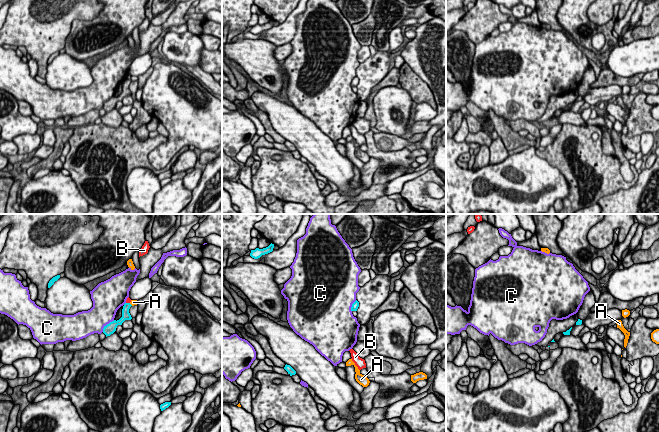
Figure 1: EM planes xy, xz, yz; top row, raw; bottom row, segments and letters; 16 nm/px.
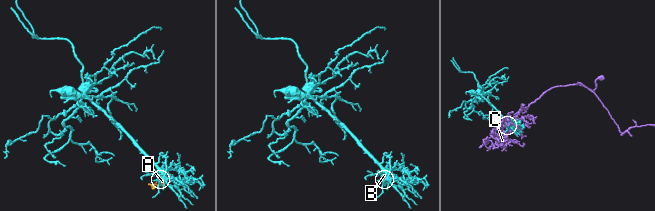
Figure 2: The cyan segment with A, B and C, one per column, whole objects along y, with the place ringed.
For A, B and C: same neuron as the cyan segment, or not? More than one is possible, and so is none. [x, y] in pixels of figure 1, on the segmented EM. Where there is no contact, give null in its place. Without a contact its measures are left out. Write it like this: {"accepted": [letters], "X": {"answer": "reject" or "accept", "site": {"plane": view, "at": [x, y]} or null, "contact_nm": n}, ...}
{"accepted": [], "A": {"answer": "reject", "site": {"plane": "xy", "at": [130, 304]}, "contact_nm": 70}, "B": {"answer": "reject", "site": {"plane": "xy", "at": [128, 303]}, "contact_nm": 70}, "C": {"answer": "reject", "site": {"plane": "xy", "at": [107, 324]}, "contact_nm": 280}}

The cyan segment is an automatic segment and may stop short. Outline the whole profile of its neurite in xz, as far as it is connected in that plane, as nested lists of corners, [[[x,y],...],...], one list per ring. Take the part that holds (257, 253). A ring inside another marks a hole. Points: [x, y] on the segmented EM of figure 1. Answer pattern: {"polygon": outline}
{"polygon": [[[270,244],[268,247],[259,249],[256,248],[255,250],[251,250],[250,256],[254,259],[260,258],[262,255],[268,254],[273,251],[274,244]]]}

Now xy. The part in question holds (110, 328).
{"polygon": [[[125,303],[122,309],[122,317],[119,320],[114,320],[112,322],[110,322],[109,324],[107,324],[106,326],[104,326],[103,328],[103,333],[107,336],[110,336],[111,334],[113,334],[116,331],[116,328],[118,325],[122,325],[122,323],[125,320],[131,320],[132,317],[129,313],[129,309],[132,305],[130,303]]]}

